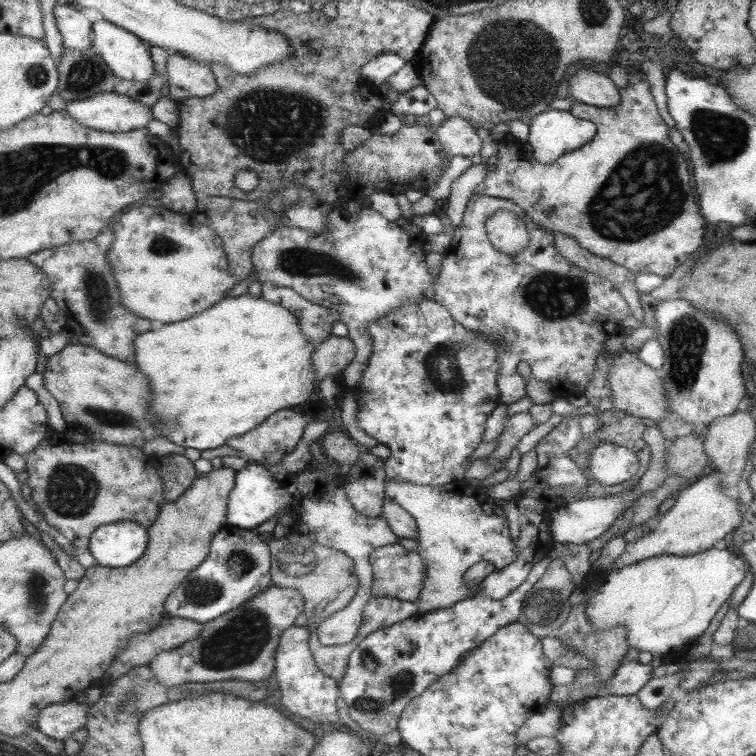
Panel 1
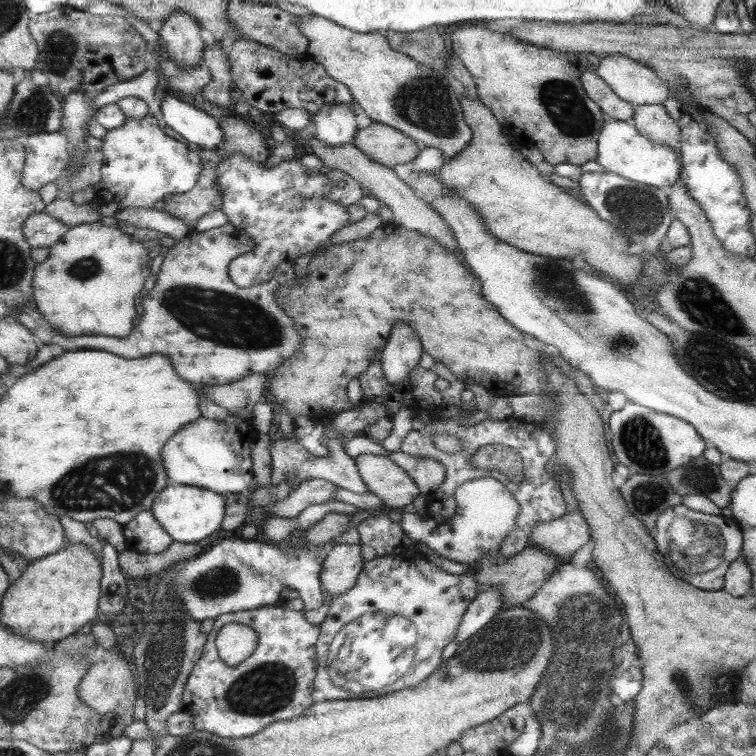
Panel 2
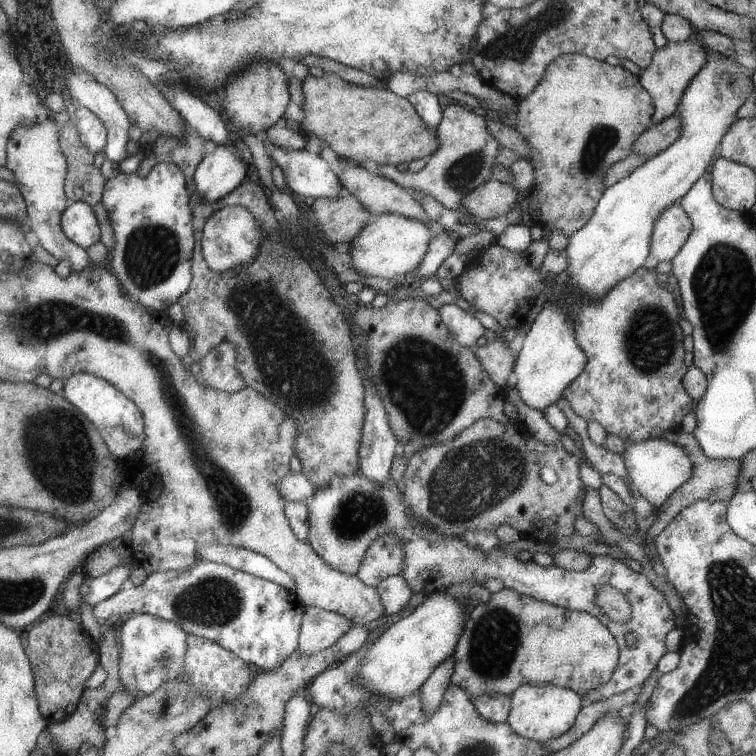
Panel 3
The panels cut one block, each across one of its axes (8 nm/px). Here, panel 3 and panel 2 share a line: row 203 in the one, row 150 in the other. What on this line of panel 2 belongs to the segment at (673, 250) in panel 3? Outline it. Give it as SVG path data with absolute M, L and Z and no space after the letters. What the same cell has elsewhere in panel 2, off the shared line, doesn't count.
M635 105L631 122L652 144L666 146L676 155L680 152L679 126L666 114L663 105Z

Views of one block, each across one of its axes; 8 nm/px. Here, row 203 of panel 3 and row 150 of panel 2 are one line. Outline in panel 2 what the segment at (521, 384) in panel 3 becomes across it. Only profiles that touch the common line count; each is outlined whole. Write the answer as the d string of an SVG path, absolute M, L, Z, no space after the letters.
M607 119L598 135L597 150L598 159L595 162L599 163L606 172L622 176L627 180L635 180L636 183L645 186L660 189L663 186L671 186L681 177L680 157L674 153L674 150L652 144L651 140L643 136L631 121Z

